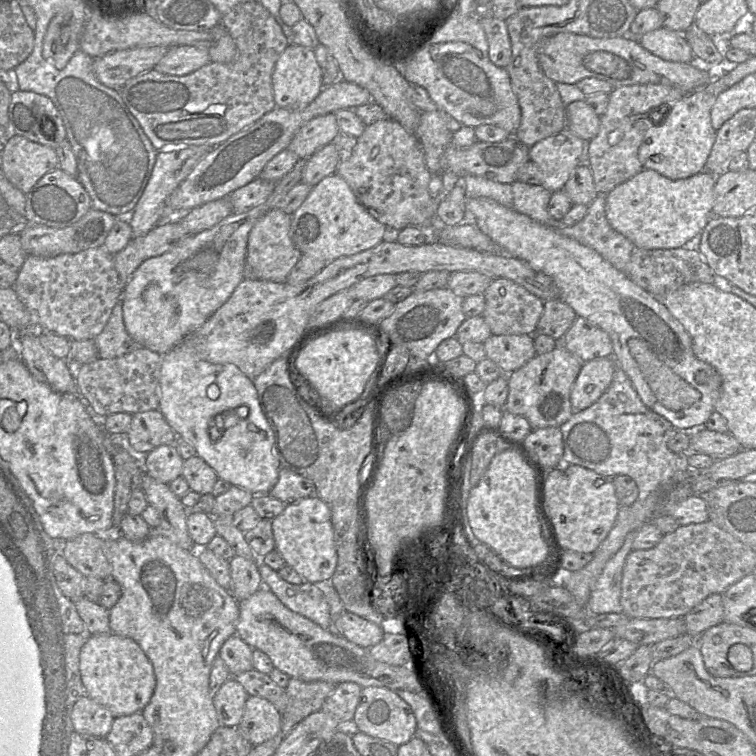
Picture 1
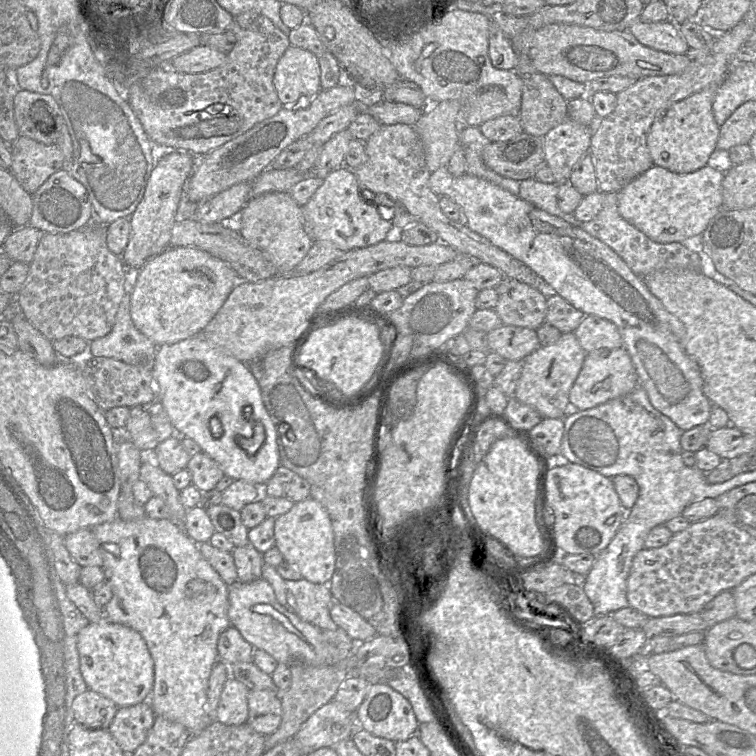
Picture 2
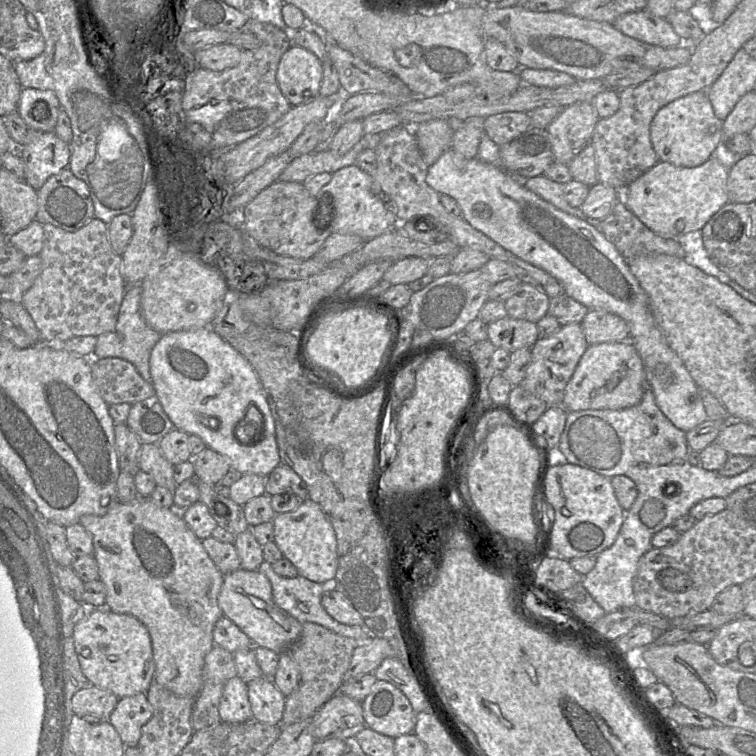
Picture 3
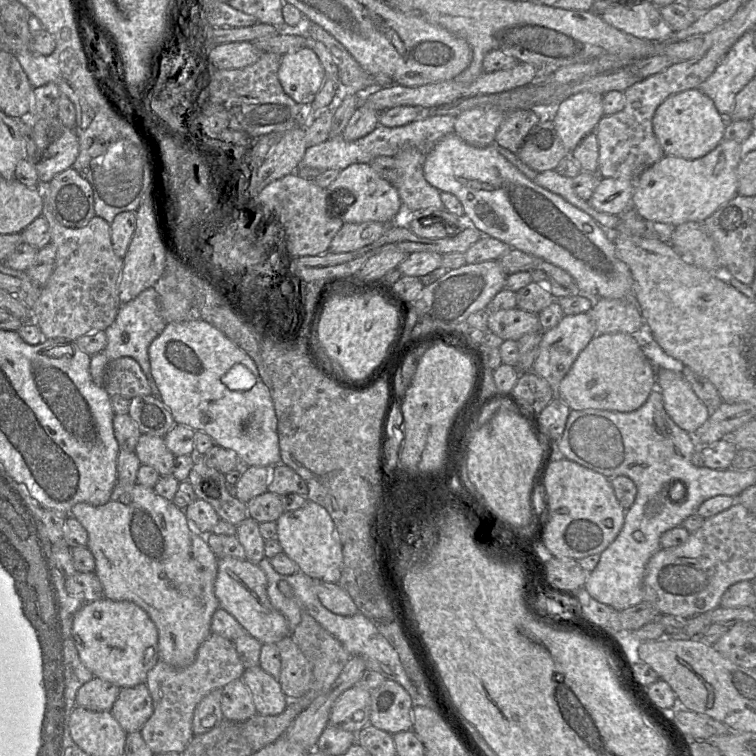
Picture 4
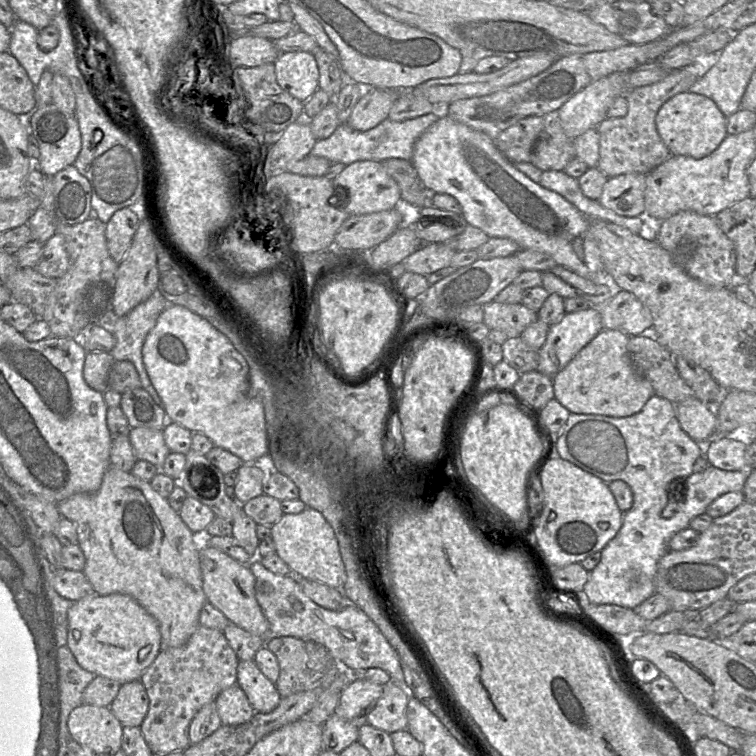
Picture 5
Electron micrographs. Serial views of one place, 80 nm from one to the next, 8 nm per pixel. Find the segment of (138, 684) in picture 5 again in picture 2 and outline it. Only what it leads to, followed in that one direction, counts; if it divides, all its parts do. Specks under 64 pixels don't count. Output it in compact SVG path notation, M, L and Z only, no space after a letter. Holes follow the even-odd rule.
M147 700L118 708L108 730L125 754L130 755L145 741L154 719L154 712Z

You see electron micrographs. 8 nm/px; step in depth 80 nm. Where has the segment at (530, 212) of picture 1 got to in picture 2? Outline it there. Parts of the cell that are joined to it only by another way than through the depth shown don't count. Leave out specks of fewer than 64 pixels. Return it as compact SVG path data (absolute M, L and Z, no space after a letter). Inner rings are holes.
M530 178L520 181L519 197L535 207L555 215L566 222L580 226L573 213L564 213L558 206L559 184L543 183Z

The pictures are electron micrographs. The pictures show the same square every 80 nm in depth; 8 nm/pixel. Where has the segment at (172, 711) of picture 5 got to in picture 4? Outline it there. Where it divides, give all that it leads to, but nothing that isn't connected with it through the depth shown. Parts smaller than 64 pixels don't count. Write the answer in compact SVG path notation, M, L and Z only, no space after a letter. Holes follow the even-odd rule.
M213 632L199 646L194 661L187 667L176 668L161 660L147 673L145 685L151 696L153 713L140 734L153 752L182 754L193 738L192 719L196 706L211 691L241 679L245 668L232 641Z

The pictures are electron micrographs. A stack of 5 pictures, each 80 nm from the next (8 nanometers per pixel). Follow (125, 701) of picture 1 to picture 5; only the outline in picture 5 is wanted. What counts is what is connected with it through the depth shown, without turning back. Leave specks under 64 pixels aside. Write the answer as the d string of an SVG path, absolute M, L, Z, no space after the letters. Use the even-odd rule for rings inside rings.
M94 592L70 607L67 646L82 668L124 684L140 680L153 663L161 651L161 634L156 619L130 596Z

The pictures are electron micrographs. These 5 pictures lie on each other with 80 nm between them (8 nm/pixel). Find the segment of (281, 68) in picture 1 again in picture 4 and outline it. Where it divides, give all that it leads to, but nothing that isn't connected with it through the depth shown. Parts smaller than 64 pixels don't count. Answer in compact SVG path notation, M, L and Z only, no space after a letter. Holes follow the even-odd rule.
M307 47L282 55L277 76L283 91L300 107L311 104L325 81L317 55Z

